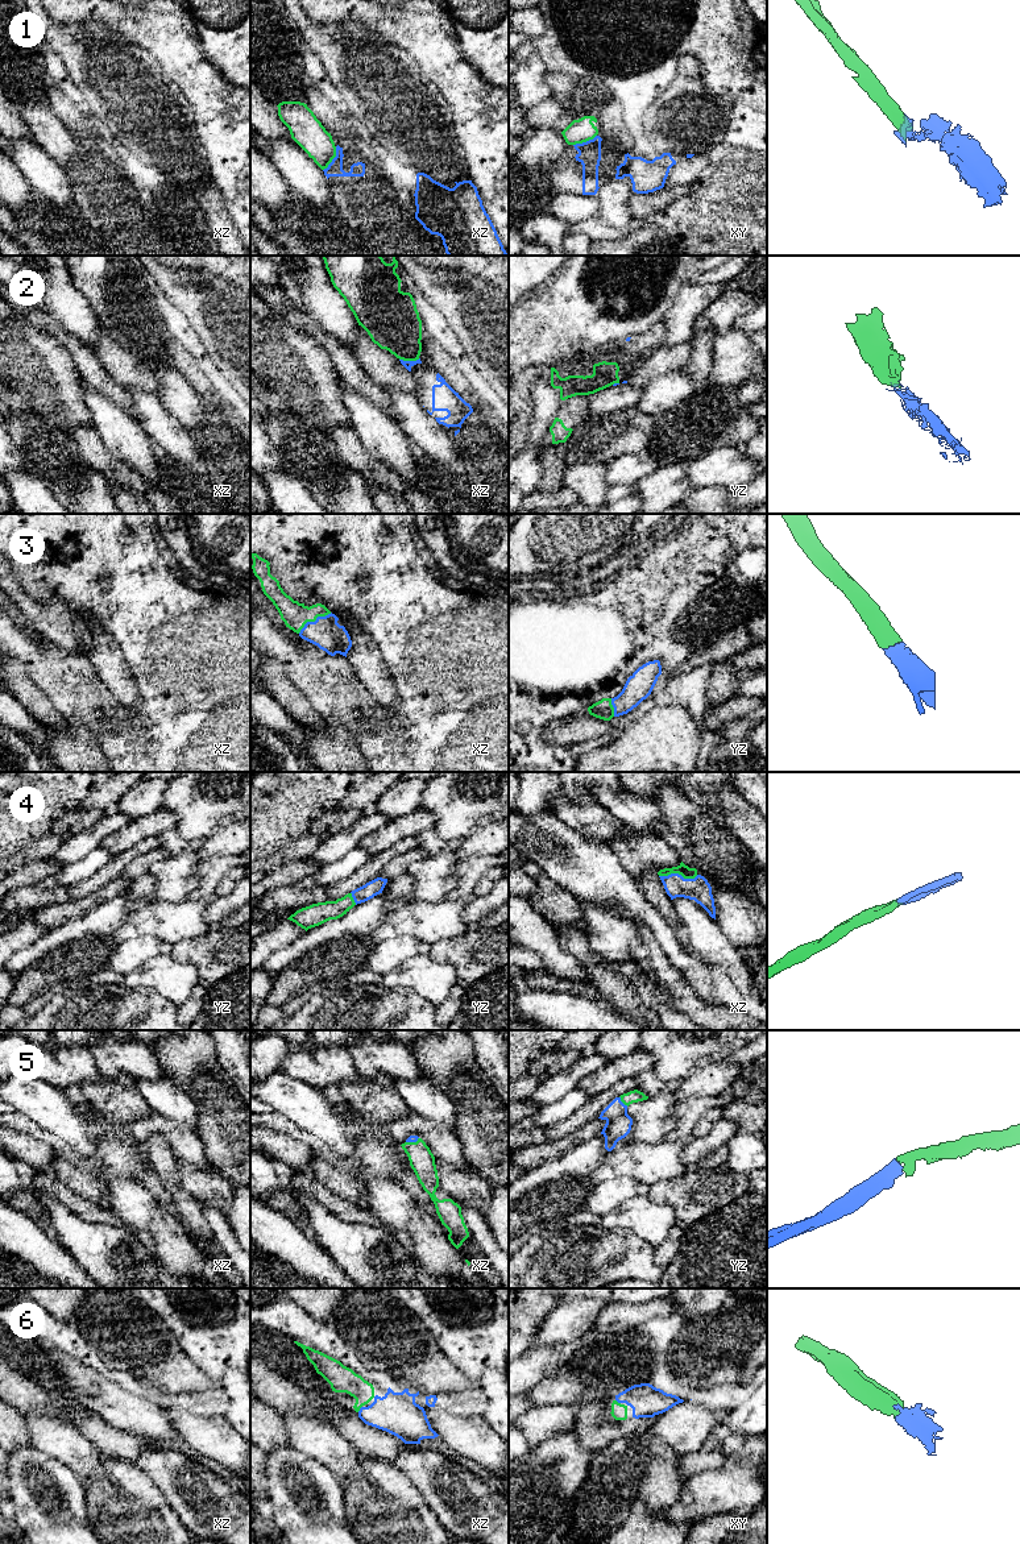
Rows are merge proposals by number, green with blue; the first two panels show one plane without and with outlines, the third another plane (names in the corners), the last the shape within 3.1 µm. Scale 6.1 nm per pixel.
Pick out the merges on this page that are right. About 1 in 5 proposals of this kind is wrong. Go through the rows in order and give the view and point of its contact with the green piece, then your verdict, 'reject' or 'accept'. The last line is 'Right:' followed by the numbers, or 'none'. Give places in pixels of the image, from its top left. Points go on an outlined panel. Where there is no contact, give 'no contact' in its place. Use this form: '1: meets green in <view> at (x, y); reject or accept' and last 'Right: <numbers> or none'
1: meets green in xz at (334, 157); reject
2: meets green in xz at (409, 360); reject
3: meets green in xz at (314, 621); accept
4: meets green in xz at (678, 872); accept
5: meets green in yz at (622, 1102); accept
6: meets green in xz at (360, 1407); accept
Right: 3, 4, 5, 6

